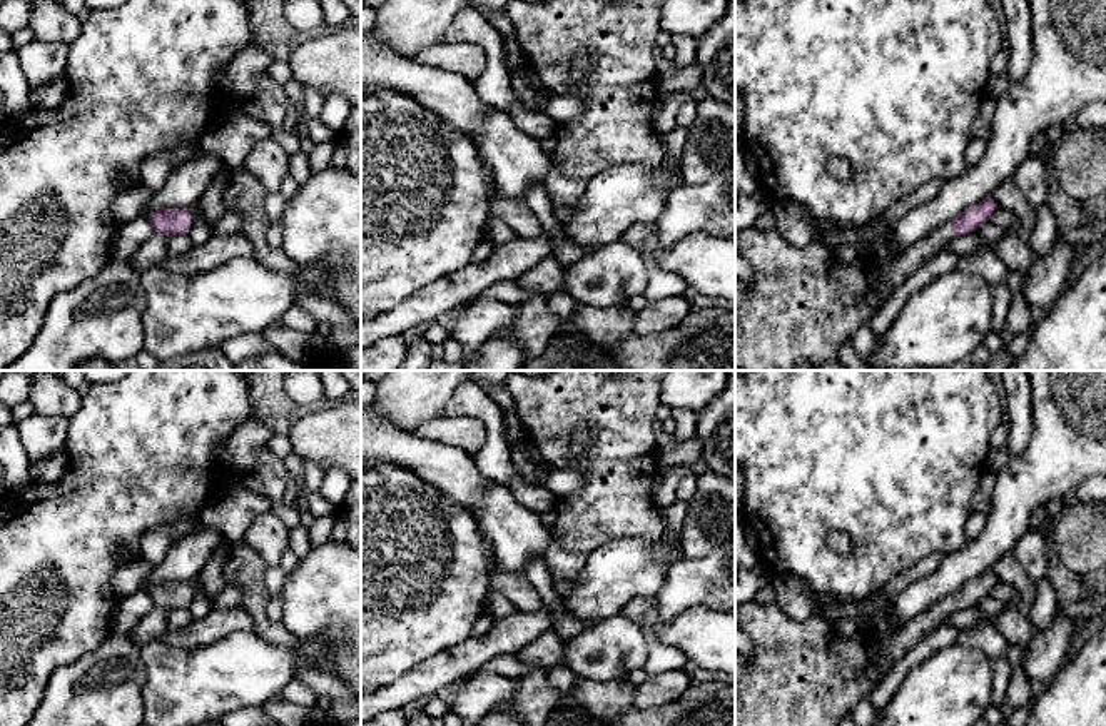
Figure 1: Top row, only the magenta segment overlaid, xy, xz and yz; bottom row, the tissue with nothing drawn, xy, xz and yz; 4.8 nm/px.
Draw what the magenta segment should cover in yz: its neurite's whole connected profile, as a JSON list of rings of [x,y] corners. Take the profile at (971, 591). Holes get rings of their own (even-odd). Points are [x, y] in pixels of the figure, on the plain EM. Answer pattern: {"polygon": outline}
{"polygon": [[[987,571],[909,623],[901,623],[890,604],[884,613],[890,631],[889,641],[877,629],[844,636],[814,613],[804,623],[795,621],[775,602],[760,604],[752,599],[740,604],[737,628],[748,636],[753,654],[745,658],[735,653],[735,726],[840,726],[855,704],[874,693],[899,658],[942,626],[952,613],[989,596],[997,582]]]}

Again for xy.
{"polygon": [[[222,541],[211,554],[204,571],[200,572],[200,584],[190,587],[185,582],[167,582],[155,584],[149,589],[149,596],[154,606],[172,611],[177,608],[187,608],[192,594],[202,591],[211,601],[214,601],[219,592],[227,586],[224,567],[231,556],[231,544]]]}

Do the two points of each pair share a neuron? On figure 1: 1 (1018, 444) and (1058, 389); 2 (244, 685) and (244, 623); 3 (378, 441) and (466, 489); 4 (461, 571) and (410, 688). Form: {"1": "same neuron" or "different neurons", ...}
{"1": "different neurons", "2": "different neurons", "3": "same neuron", "4": "different neurons"}

